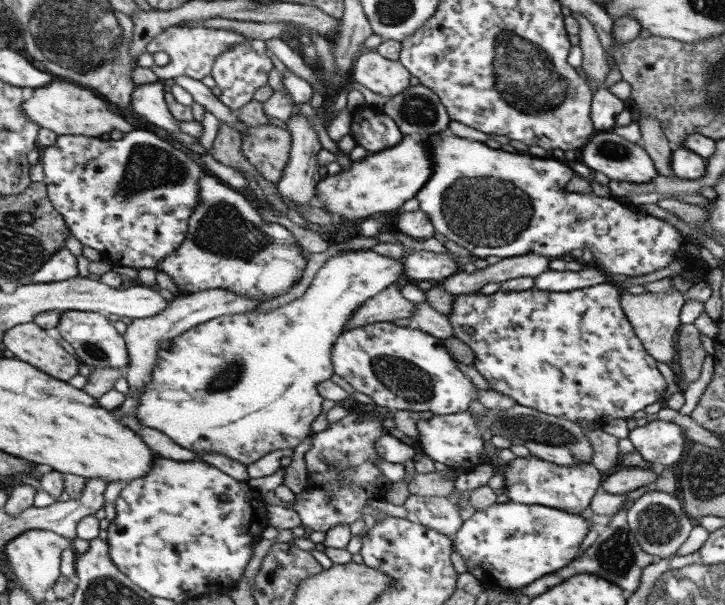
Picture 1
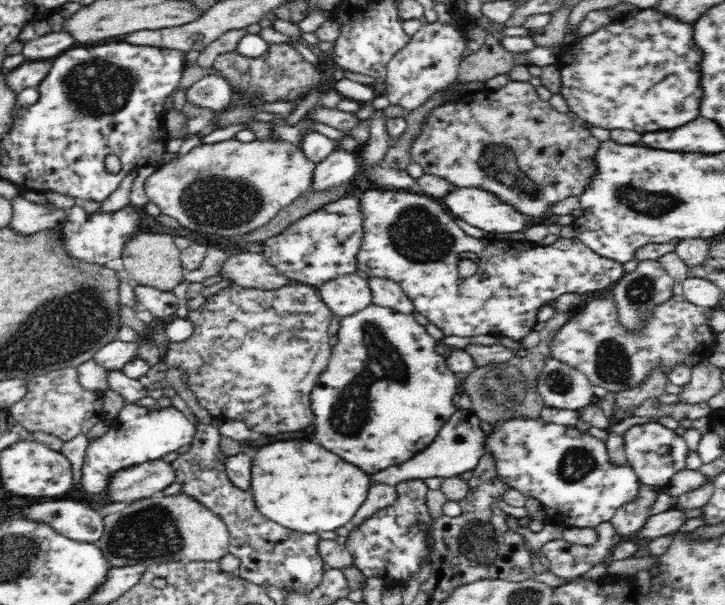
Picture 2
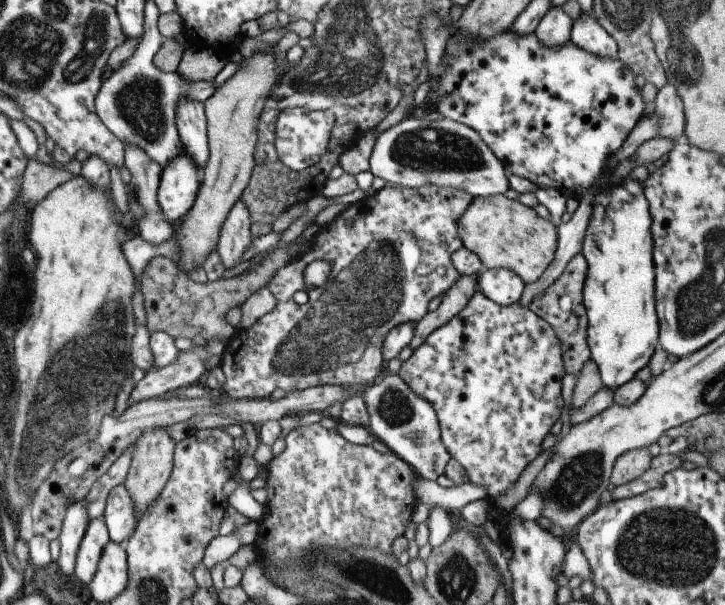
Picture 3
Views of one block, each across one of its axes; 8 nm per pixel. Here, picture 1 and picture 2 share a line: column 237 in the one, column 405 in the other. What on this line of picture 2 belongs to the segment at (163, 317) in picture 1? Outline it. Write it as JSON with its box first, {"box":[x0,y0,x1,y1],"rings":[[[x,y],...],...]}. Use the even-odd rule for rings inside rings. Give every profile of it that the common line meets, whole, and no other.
{"box":[368,277,415,313],"rings":[[[368,277],[372,303],[384,305],[402,313],[412,313],[415,308],[407,294],[393,280],[382,277]]]}

